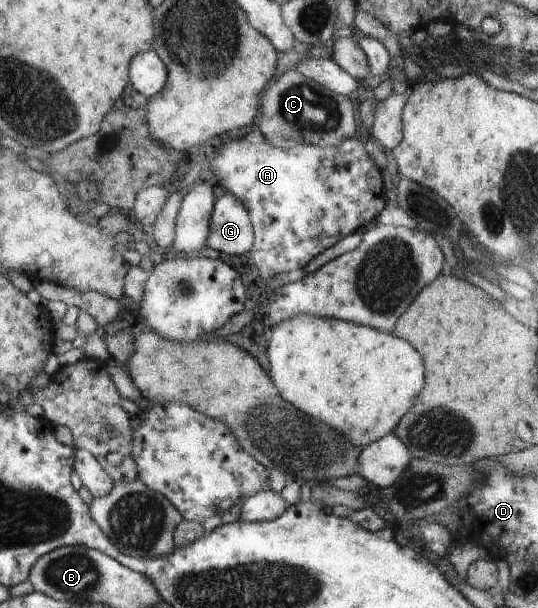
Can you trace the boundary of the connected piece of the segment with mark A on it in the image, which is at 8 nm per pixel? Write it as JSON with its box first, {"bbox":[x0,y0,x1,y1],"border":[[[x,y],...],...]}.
{"bbox":[203,136,388,280],"border":[[[356,136],[345,138],[338,147],[300,143],[284,149],[272,146],[266,140],[252,143],[244,138],[228,140],[219,149],[204,151],[203,163],[212,170],[215,183],[227,188],[248,211],[254,236],[249,250],[250,263],[258,267],[262,278],[268,280],[288,271],[303,269],[323,250],[377,221],[388,203],[387,192],[382,172],[364,146],[365,140]]]}

